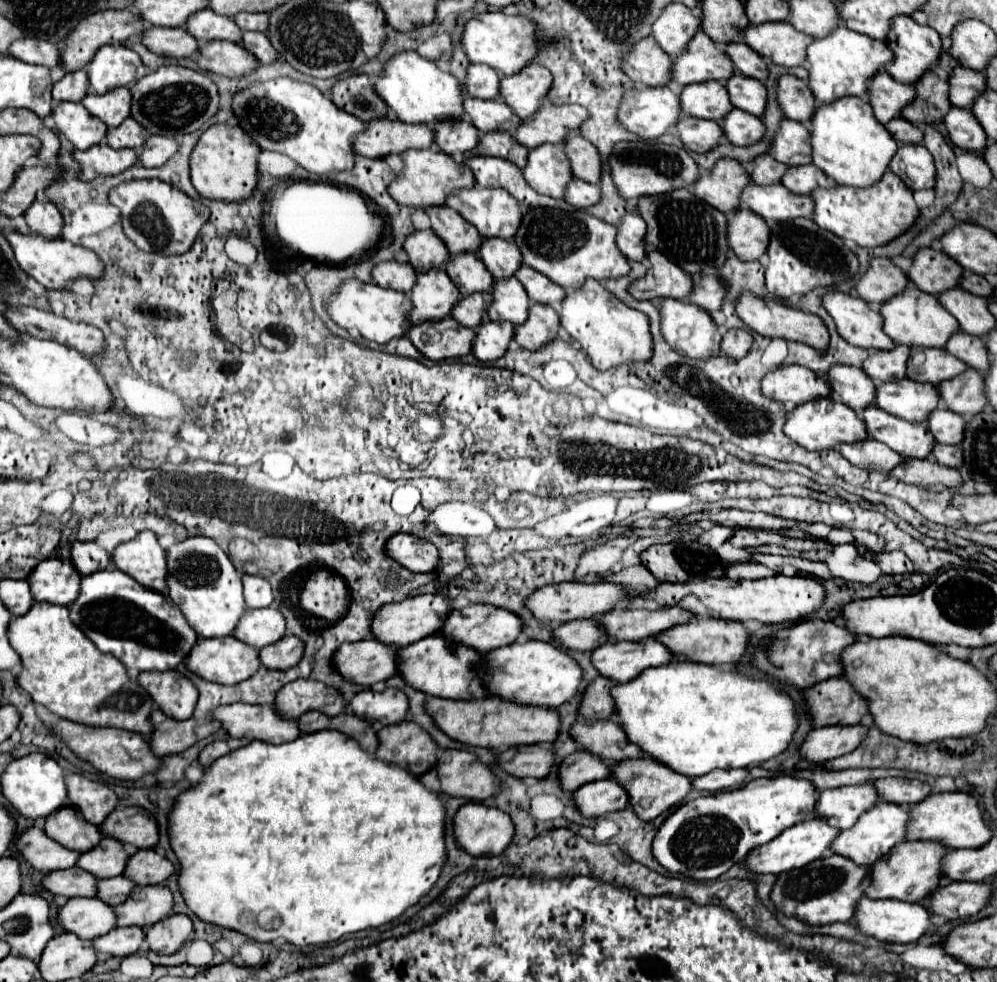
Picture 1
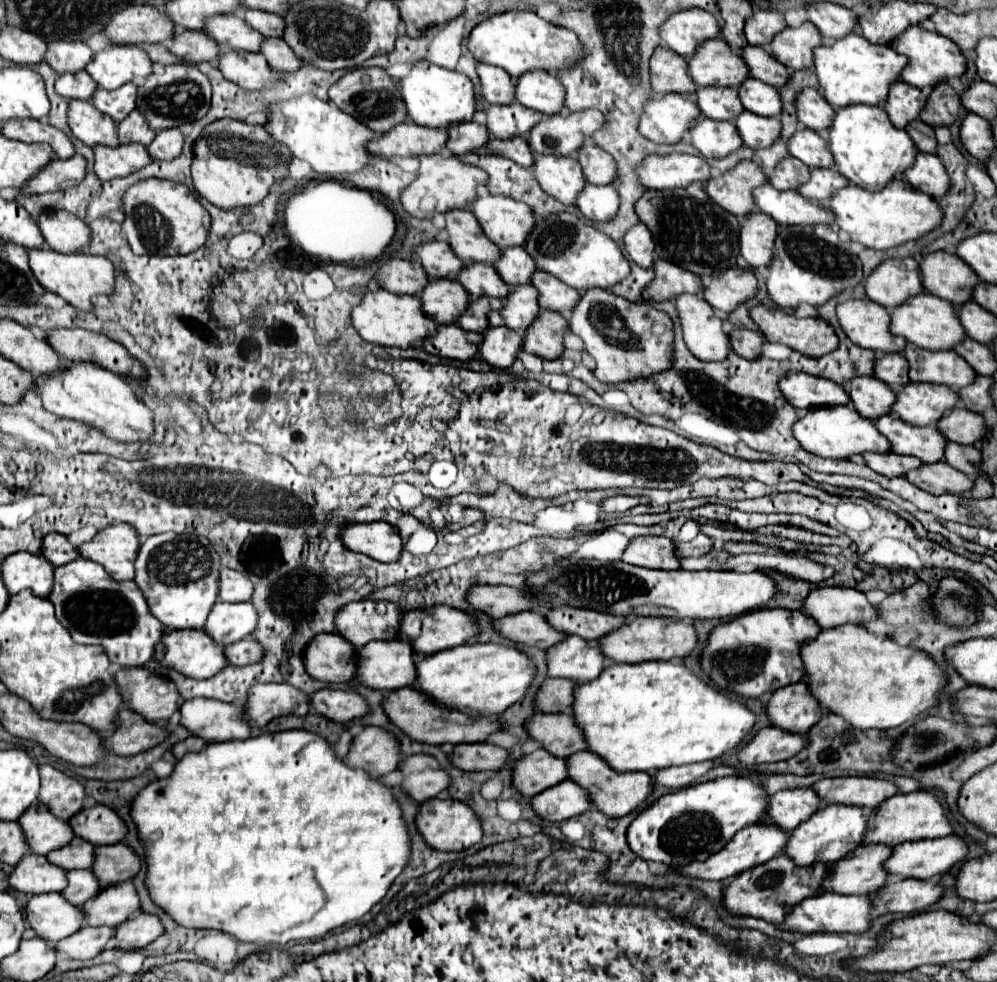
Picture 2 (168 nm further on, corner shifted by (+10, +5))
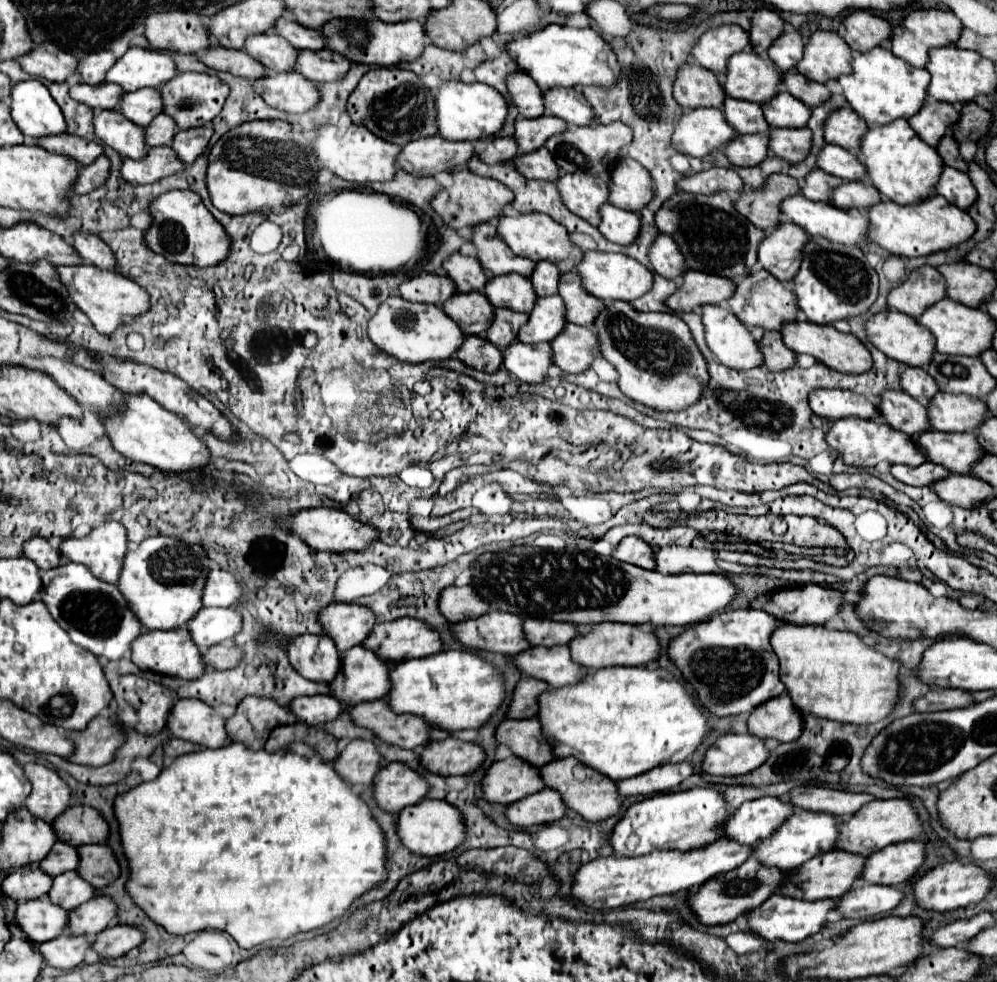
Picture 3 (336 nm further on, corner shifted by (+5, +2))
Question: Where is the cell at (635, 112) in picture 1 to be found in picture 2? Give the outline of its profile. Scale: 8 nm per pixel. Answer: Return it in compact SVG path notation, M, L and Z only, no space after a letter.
M678 93L654 97L646 103L640 117L640 133L654 143L680 143L700 115L702 111L690 97Z

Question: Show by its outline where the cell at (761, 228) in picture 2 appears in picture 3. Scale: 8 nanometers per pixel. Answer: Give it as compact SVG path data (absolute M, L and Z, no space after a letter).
M783 222L769 230L759 244L759 264L777 280L787 282L799 270L799 248L807 242L803 228Z

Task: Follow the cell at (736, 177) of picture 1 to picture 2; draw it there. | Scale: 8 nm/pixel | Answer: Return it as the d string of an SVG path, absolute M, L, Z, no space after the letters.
M742 161L732 171L714 177L706 183L706 193L728 213L744 219L746 215L756 211L752 191L758 185L764 185L766 173L754 161Z

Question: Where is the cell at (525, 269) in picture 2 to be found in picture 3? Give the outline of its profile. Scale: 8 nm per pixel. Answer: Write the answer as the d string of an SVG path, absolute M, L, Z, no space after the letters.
M539 260L535 262L533 274L529 276L533 290L537 296L551 296L557 292L557 280L559 280L559 272L555 268L555 264L547 262L547 260Z

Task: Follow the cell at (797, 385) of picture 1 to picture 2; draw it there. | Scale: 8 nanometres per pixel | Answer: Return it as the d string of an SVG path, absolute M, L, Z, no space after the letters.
M788 373L782 379L780 389L784 397L798 409L834 407L850 403L850 397L846 397L846 389L842 385L808 373Z

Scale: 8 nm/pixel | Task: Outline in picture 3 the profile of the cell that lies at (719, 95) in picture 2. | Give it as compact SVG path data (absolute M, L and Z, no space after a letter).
M725 98L723 102L723 114L729 126L737 134L755 134L755 132L767 132L769 124L763 120L761 106L755 102L743 102L737 98Z

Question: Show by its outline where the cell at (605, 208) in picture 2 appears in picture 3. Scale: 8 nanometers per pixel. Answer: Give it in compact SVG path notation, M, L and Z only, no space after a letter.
M605 202L599 208L599 214L601 214L601 224L597 228L607 240L617 244L631 244L631 240L635 240L639 232L639 216L635 212Z

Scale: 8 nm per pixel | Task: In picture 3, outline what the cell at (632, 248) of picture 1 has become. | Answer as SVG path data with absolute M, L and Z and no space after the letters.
M659 234L655 242L649 248L649 262L655 274L663 278L677 278L685 272L683 258L679 256L679 250L675 248L675 242L667 234Z

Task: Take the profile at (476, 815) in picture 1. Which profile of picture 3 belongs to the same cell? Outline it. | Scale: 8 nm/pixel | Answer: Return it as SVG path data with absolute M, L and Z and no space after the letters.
M421 800L419 804L407 806L399 812L397 834L411 852L421 856L441 856L441 854L453 852L457 846L465 842L467 828L465 828L463 814L457 806L445 800Z

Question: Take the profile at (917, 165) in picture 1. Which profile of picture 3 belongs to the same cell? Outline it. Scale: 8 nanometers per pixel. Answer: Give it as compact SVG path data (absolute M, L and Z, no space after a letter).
M949 166L943 168L941 178L935 184L935 192L941 194L951 204L959 206L961 210L965 210L967 204L971 204L971 200L975 200L975 188L973 188L971 180L967 180L967 174L959 172L955 168L949 168Z

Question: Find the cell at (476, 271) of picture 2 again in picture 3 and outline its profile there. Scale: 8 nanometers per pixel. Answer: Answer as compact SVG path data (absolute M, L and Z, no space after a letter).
M521 274L493 276L483 292L495 308L511 308L517 312L529 312L537 300L535 292L531 292L531 284L527 284L527 276Z

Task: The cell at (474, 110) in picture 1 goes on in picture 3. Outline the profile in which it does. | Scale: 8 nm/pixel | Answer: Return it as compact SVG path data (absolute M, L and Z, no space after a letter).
M555 116L517 118L513 138L519 146L519 152L531 152L535 148L541 148L547 136L553 136L555 132L563 132L563 128L567 128L567 124Z

